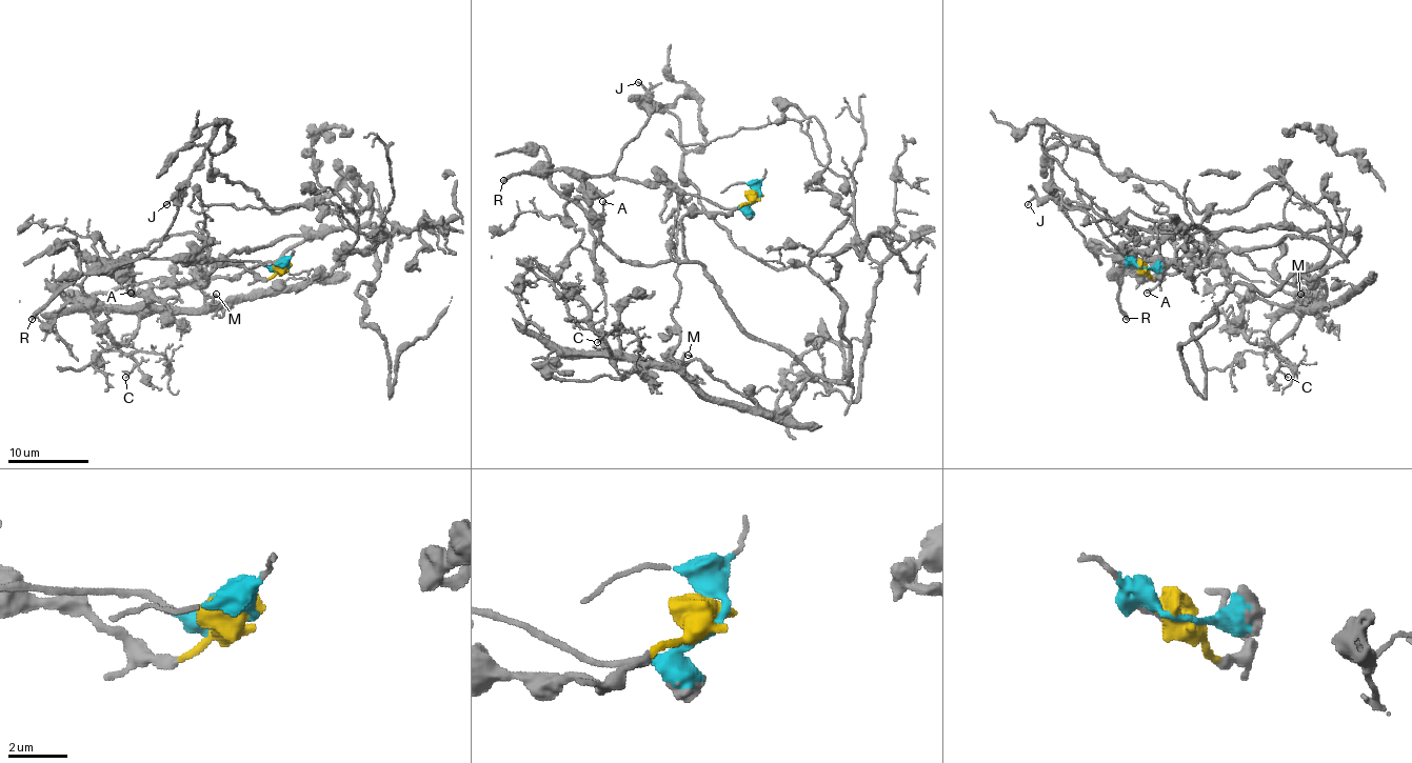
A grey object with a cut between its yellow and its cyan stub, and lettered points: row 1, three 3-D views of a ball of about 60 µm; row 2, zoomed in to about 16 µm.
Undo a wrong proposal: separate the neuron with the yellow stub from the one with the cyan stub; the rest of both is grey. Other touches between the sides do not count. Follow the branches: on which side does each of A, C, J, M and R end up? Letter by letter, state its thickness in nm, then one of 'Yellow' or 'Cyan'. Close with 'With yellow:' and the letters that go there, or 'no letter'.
A: Thickness 170 nm. Cyan
C: Thickness 100 nm. Yellow
J: Thickness 130 nm. Cyan
M: Thickness 100 nm. Yellow
R: Thickness 360 nm. Cyan
With yellow: C, M

